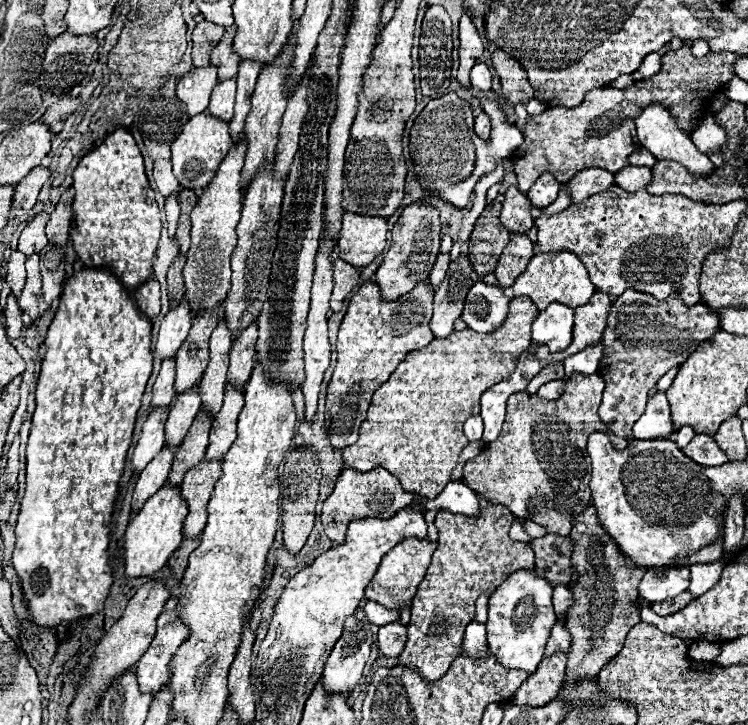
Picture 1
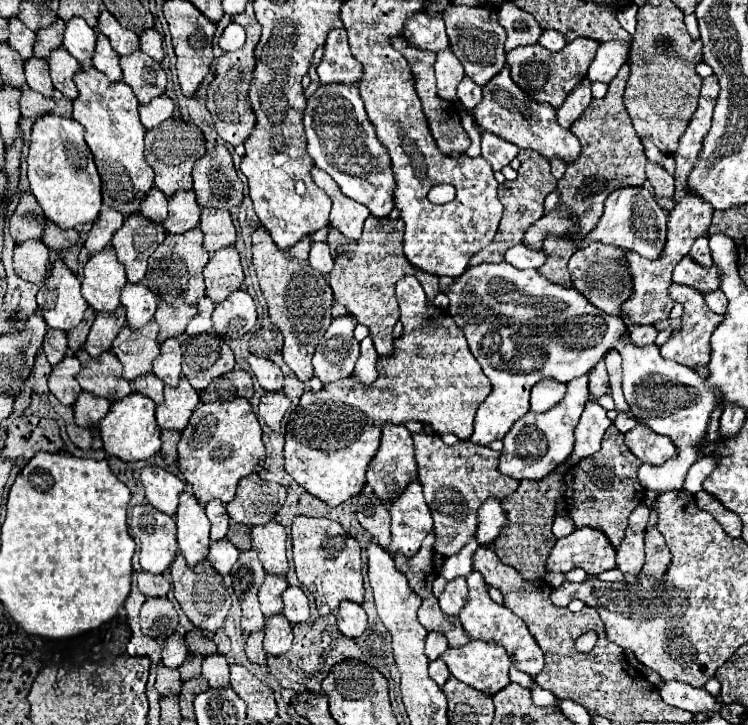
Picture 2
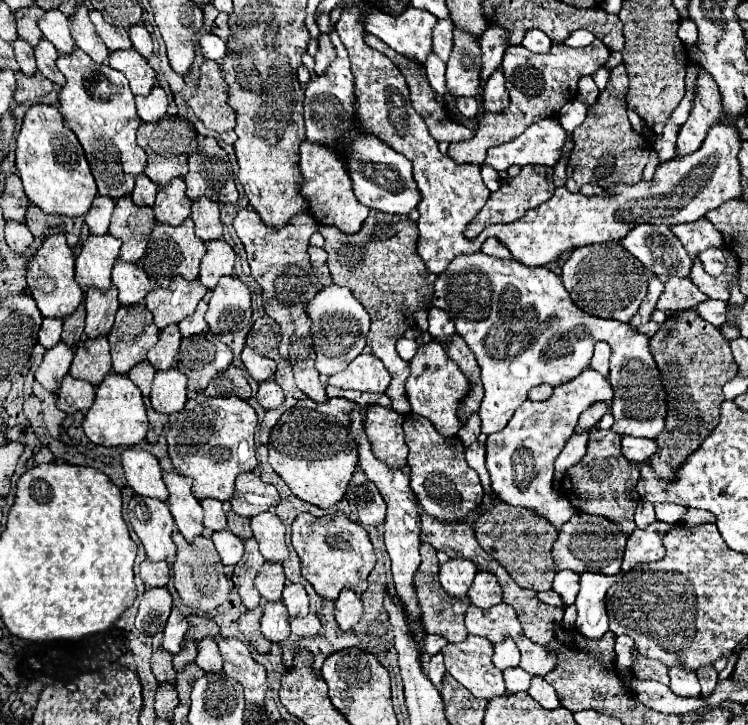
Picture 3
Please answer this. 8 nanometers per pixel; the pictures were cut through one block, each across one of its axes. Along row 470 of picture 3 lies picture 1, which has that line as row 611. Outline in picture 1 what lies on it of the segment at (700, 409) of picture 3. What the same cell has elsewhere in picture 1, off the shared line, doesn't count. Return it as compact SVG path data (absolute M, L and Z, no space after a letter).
M684 592L680 596L672 598L672 600L664 600L660 604L652 604L652 610L658 612L660 616L670 616L670 614L678 612L680 608L684 608L686 604L690 604L690 602L692 602L692 594L690 592Z

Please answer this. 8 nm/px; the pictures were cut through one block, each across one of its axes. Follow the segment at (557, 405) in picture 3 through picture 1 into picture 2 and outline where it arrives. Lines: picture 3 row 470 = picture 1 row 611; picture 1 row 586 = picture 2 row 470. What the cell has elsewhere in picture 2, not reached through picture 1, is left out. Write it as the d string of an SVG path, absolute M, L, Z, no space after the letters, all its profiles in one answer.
M588 376L574 378L572 382L566 384L566 388L568 388L566 396L560 400L560 404L556 404L544 414L526 412L520 420L512 424L512 428L502 440L504 448L498 464L502 474L514 480L524 480L524 478L542 480L570 456L574 444L574 428L584 410L584 402L588 400Z

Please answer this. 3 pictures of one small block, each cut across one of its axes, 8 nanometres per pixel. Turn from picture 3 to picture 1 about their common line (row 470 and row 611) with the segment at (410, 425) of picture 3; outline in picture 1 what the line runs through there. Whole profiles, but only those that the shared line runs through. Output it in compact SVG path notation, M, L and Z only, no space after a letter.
M478 494L478 500L480 518L452 514L448 510L438 512L438 548L410 606L412 618L408 624L408 642L398 656L398 664L414 666L426 682L434 682L444 676L452 666L452 660L462 654L464 630L476 616L476 598L484 592L496 592L496 588L512 572L518 572L520 568L534 568L534 552L530 544L516 542L508 536L514 514L506 506L488 502L482 494Z

